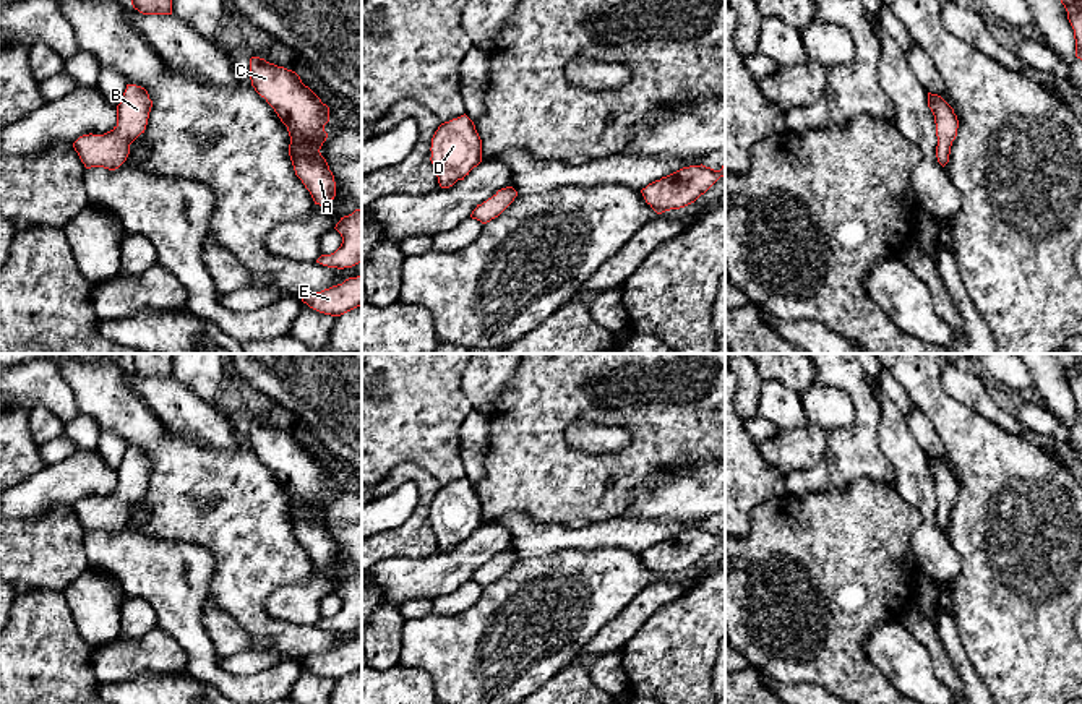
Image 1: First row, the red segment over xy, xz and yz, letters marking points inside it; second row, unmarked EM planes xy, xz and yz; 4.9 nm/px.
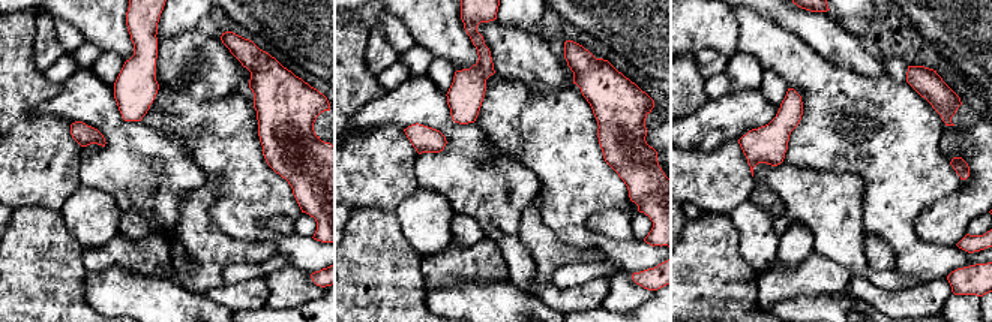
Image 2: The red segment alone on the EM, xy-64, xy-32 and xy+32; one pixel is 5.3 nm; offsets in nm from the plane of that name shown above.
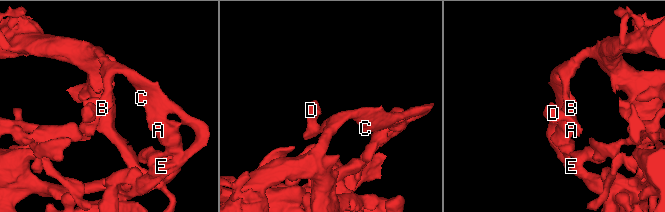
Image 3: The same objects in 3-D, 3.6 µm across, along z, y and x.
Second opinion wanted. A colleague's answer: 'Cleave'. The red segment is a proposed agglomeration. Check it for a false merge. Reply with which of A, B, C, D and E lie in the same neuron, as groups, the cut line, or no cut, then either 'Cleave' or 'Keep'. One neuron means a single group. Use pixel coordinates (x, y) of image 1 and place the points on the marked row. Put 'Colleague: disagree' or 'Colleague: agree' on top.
Colleague: disagree
Groups: A B C D E. No split. Keep

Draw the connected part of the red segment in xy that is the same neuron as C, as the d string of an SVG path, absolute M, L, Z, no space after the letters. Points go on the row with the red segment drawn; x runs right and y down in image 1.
M260 57L250 58L250 79L287 127L289 156L295 175L310 191L315 204L326 206L336 196L334 175L320 149L328 138L324 125L329 107L302 83L300 76Z

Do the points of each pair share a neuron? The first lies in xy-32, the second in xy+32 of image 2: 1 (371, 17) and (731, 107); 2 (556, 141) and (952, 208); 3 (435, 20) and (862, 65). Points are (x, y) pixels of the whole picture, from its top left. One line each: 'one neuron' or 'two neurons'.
1: one neuron
2: two neurons
3: two neurons

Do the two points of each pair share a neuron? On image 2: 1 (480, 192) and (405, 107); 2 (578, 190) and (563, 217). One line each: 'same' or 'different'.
1: same
2: same

